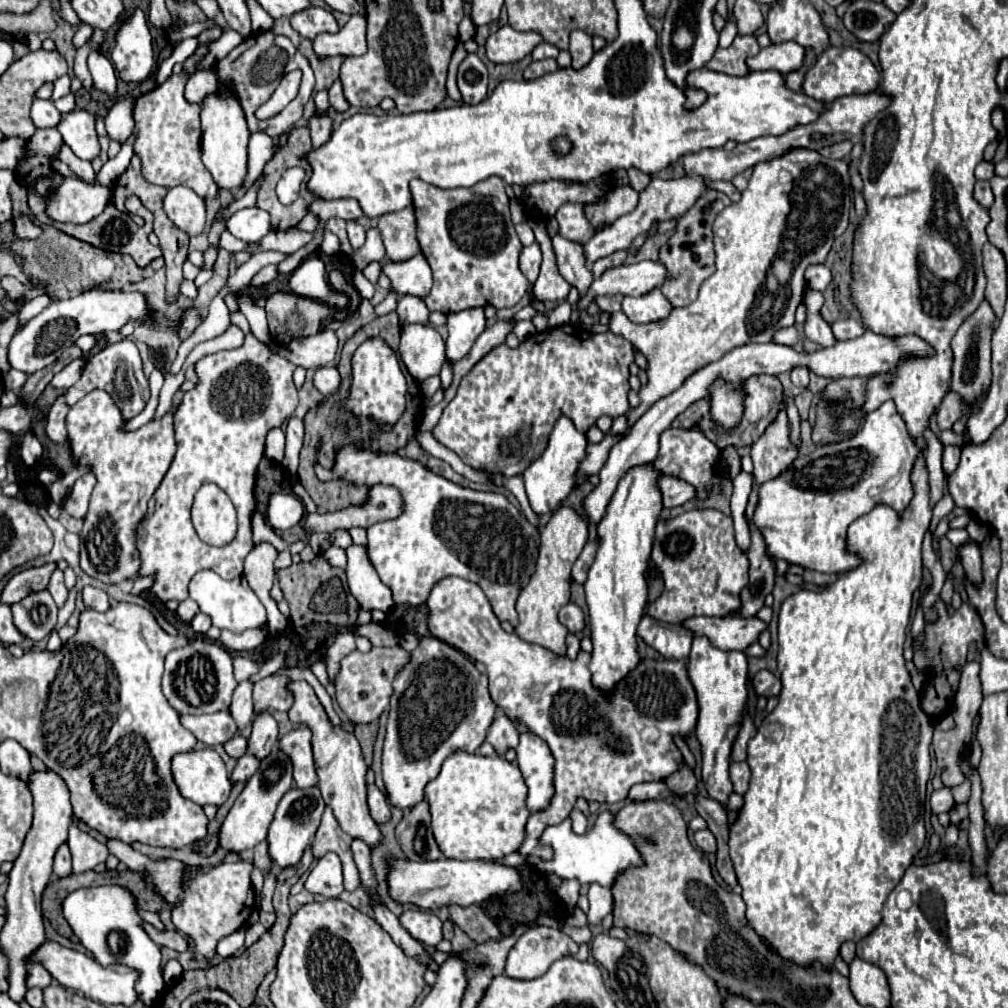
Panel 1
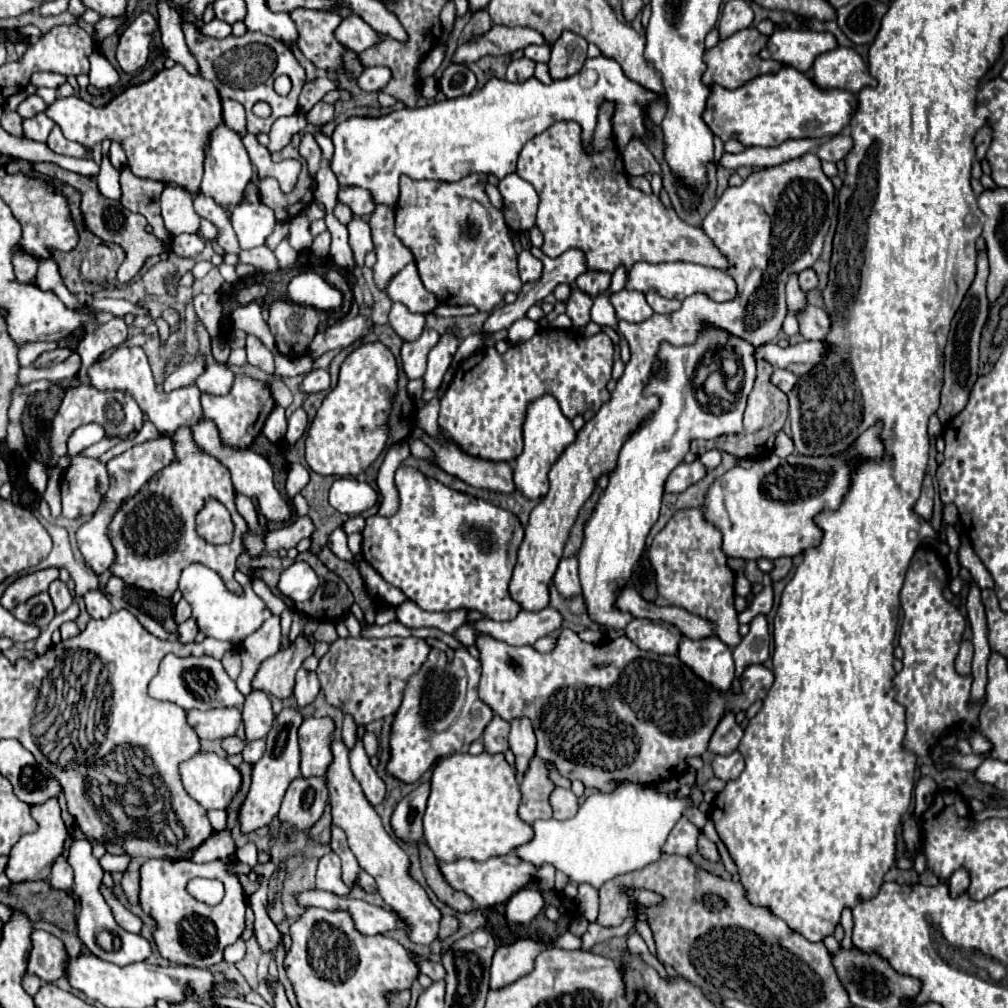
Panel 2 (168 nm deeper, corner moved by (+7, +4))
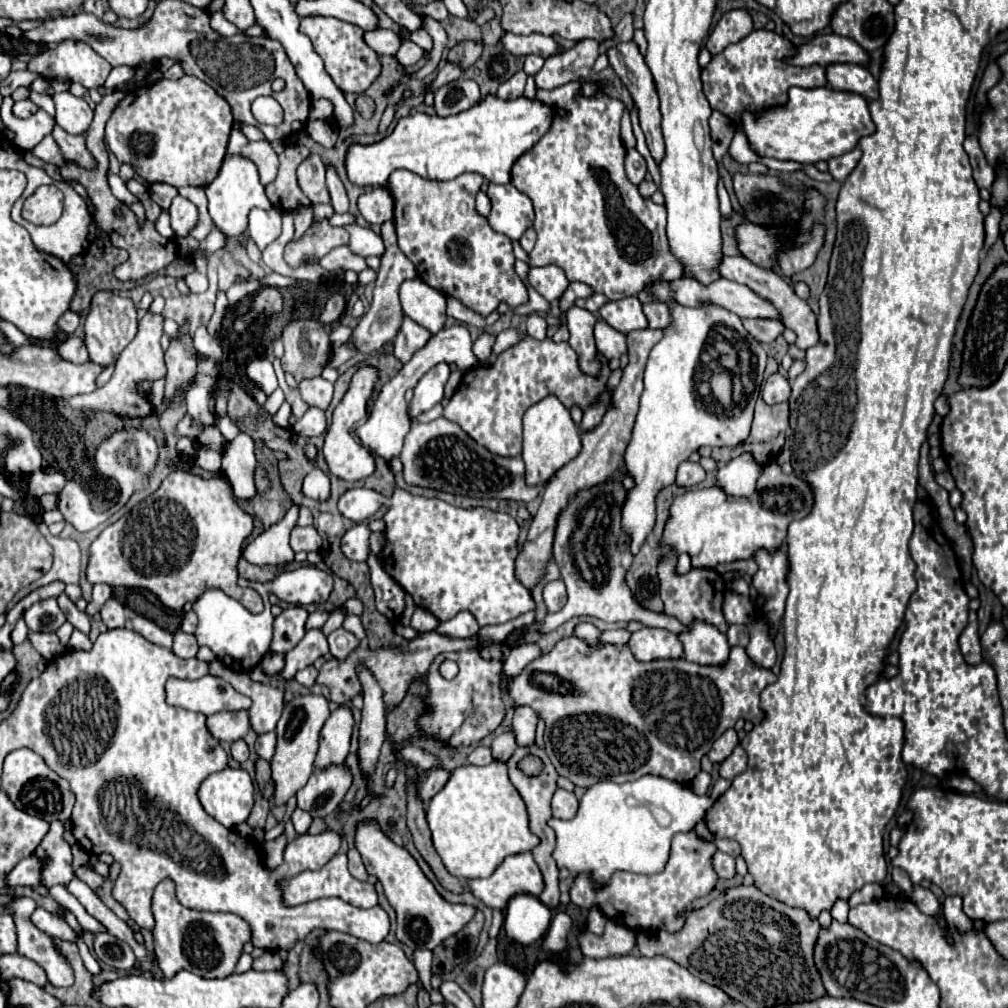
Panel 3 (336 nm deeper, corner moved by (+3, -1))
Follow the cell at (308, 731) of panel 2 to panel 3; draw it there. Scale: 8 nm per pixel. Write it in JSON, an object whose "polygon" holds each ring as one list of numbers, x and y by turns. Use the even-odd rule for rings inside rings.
{"polygon":[[338,707,330,713,326,719,322,731,320,731,320,747,314,761,316,769,326,769,330,765,342,765,348,749,350,749,350,737,352,737,352,711,348,707]]}

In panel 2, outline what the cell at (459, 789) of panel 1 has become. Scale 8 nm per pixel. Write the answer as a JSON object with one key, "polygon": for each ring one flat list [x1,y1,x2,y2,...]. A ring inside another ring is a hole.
{"polygon":[[482,752,478,756,452,754,444,758,432,774,432,792,424,814,424,840,440,862,454,862,460,858,482,862,492,856,510,854,512,850,526,844,534,836,532,826,524,824,518,818,518,804,520,804,520,786,516,780,516,772,504,760,502,754,488,754,488,752]]}

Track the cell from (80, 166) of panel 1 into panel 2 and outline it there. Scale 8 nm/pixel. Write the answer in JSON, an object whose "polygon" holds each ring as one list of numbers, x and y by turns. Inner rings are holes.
{"polygon":[[58,126,52,128,50,136,48,136,48,146,50,150,54,150,56,154,64,154,64,156,74,156,74,158,84,158,86,156,86,148,78,142,66,140,62,130]]}

